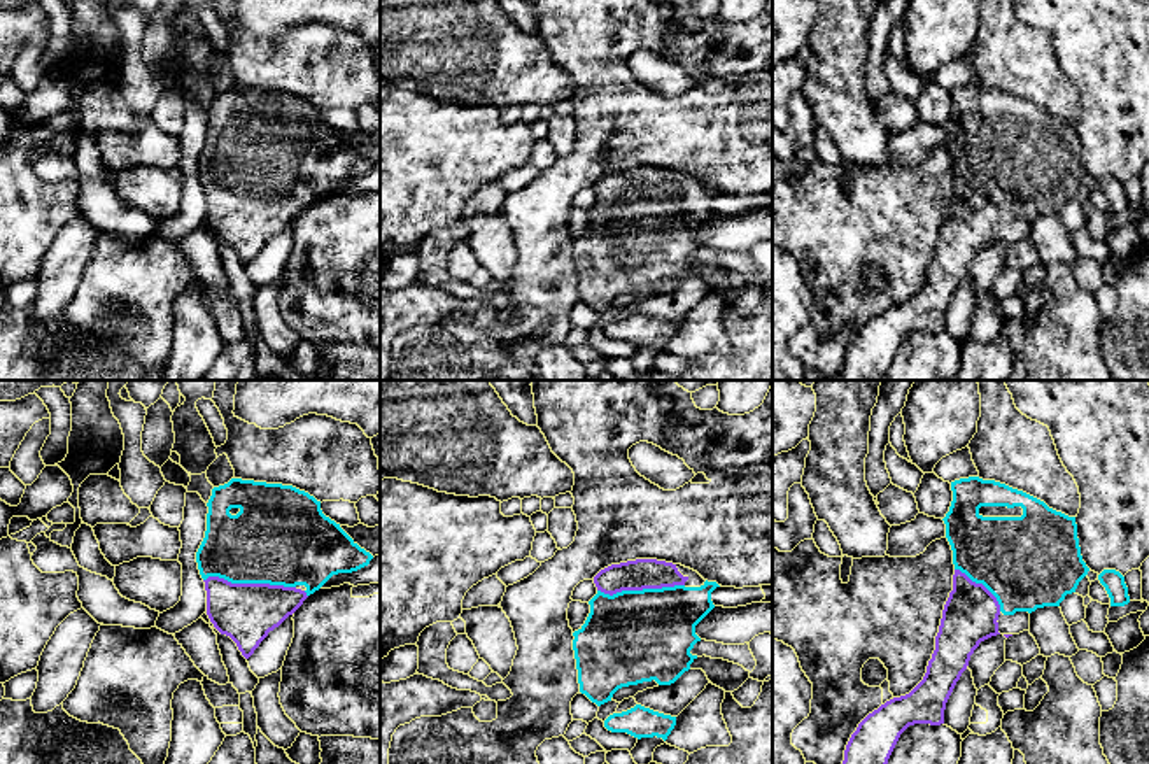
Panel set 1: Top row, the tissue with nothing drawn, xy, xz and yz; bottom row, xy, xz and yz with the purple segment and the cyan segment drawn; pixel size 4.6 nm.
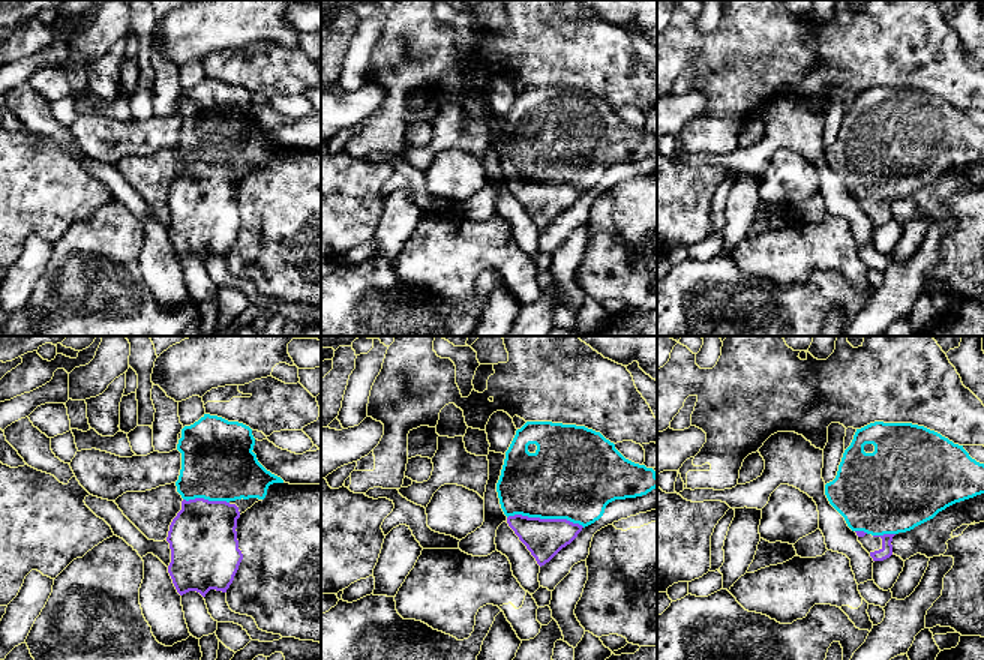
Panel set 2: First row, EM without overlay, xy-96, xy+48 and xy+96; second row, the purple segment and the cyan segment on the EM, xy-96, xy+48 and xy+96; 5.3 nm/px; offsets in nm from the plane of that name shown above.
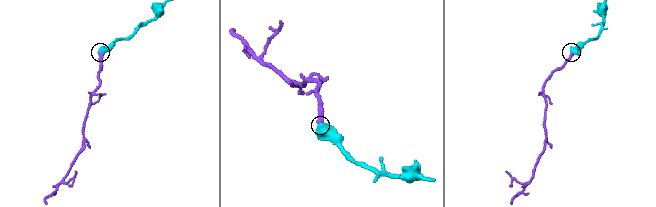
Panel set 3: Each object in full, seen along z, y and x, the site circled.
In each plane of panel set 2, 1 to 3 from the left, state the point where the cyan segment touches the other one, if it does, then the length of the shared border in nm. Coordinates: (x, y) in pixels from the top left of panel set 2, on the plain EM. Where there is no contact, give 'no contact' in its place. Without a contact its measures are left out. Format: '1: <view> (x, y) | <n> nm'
1: xy-96 (206, 164) | 240 nm
2: xy+48 (546, 183) | 420 nm
3: xy+96 (884, 198) | 120 nm

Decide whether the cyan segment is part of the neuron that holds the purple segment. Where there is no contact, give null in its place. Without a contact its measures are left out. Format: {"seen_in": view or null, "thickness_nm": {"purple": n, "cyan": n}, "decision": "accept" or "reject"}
{"seen_in": "xy", "thickness_nm": {"purple": 280, "cyan": 420}, "decision": "accept"}

